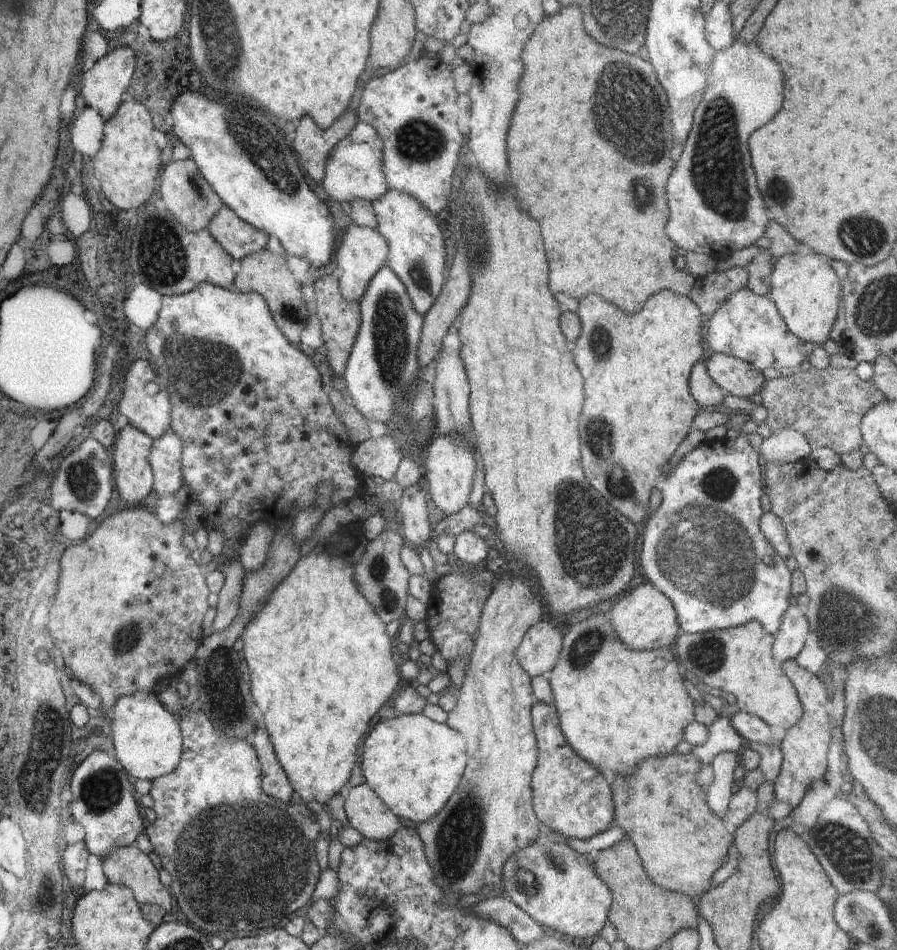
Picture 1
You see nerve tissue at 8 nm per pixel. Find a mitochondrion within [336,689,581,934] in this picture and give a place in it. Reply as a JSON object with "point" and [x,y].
{"point":[458,838]}

